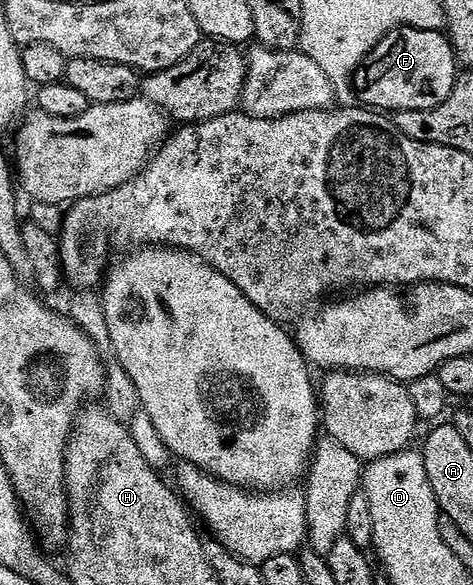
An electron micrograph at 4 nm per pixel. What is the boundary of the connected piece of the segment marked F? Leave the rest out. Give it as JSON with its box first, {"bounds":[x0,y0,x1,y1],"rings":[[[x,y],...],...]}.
{"bounds":[353,27,457,113],"rings":[[[398,27],[368,53],[353,76],[358,102],[383,113],[433,109],[449,97],[457,78],[457,60],[450,38],[443,31]]]}

